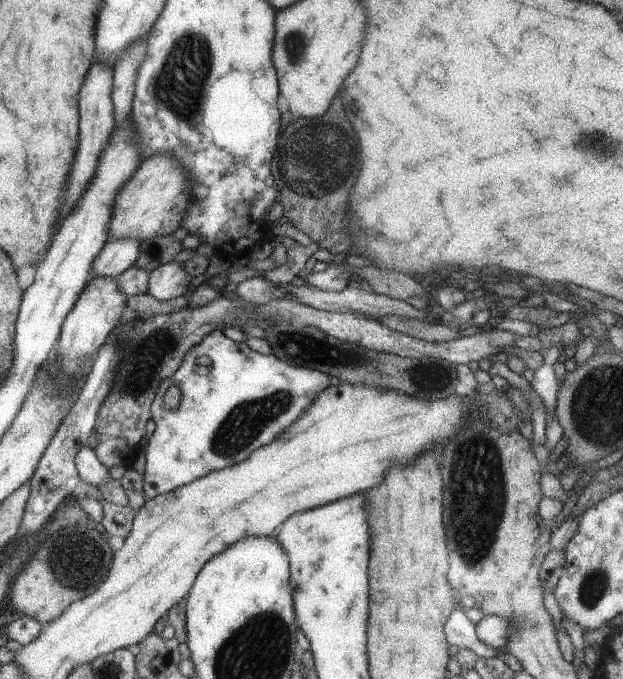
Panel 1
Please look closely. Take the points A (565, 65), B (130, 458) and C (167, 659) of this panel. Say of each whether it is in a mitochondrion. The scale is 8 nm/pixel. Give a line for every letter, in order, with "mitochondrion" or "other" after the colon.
A: other
B: other
C: other

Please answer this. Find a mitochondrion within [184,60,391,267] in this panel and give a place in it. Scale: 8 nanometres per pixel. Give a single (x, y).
(324, 147)

